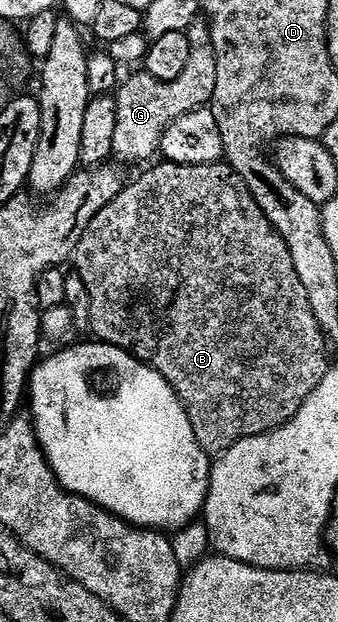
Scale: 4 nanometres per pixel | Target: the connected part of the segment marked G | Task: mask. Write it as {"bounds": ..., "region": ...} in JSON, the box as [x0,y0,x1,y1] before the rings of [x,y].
{"bounds":[113,21,216,162],"region":[[[205,21],[193,22],[189,28],[190,51],[188,52],[188,68],[176,76],[176,80],[165,82],[156,80],[156,76],[139,72],[130,79],[123,81],[116,91],[116,134],[114,140],[113,157],[122,162],[146,162],[153,154],[157,155],[162,149],[162,137],[164,132],[173,122],[180,120],[193,110],[209,107],[212,96],[216,92],[216,48],[212,48],[212,36],[210,27]]]}

